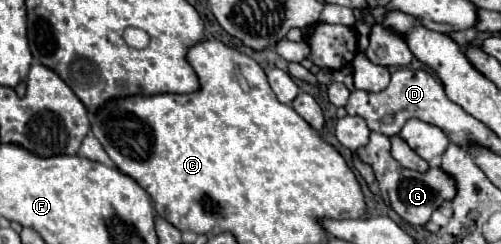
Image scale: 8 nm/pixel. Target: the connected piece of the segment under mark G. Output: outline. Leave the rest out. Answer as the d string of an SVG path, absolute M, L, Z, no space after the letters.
M371 132L371 140L369 144L365 144L363 148L357 150L359 158L367 164L371 164L371 168L375 170L375 176L379 180L379 188L381 194L387 198L387 204L409 224L413 226L425 226L431 218L431 214L443 204L455 198L457 194L457 184L453 180L451 174L447 174L443 168L429 168L427 172L415 172L415 170L407 170L403 168L393 156L391 156L391 142L385 134L379 132Z

